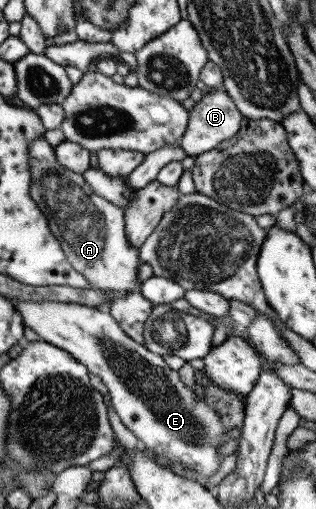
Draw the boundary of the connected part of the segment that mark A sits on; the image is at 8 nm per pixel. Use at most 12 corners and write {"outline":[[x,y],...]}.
{"outline":[[28,145],[30,198],[72,268],[113,298],[137,291],[124,210]]}

